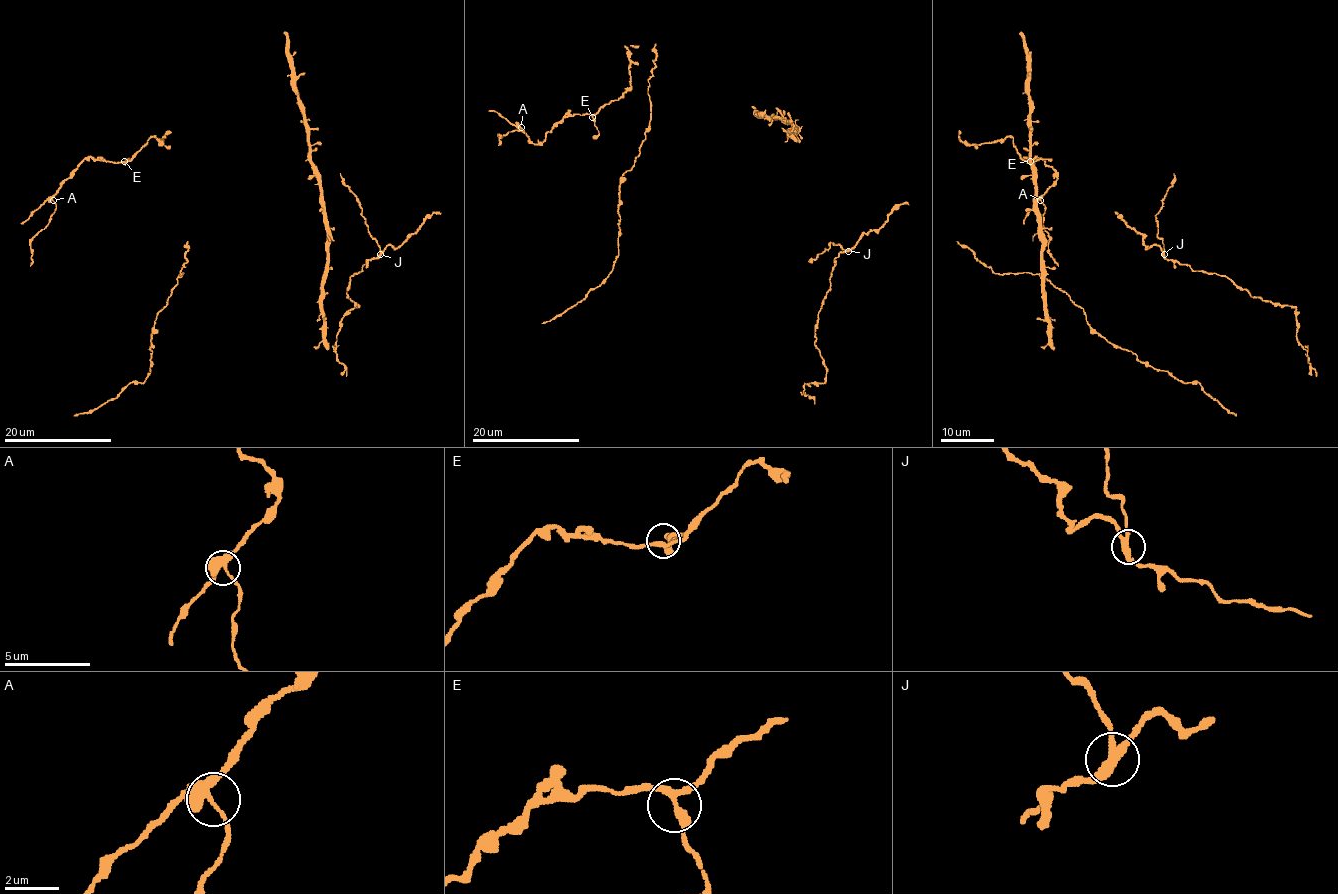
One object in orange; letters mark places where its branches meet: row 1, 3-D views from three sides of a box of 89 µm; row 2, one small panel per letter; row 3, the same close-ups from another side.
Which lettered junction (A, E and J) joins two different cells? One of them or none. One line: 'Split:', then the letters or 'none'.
Split: J

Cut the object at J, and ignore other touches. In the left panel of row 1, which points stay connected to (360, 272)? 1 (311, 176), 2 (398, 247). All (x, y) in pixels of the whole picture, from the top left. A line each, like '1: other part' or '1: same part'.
1: same part
2: same part

